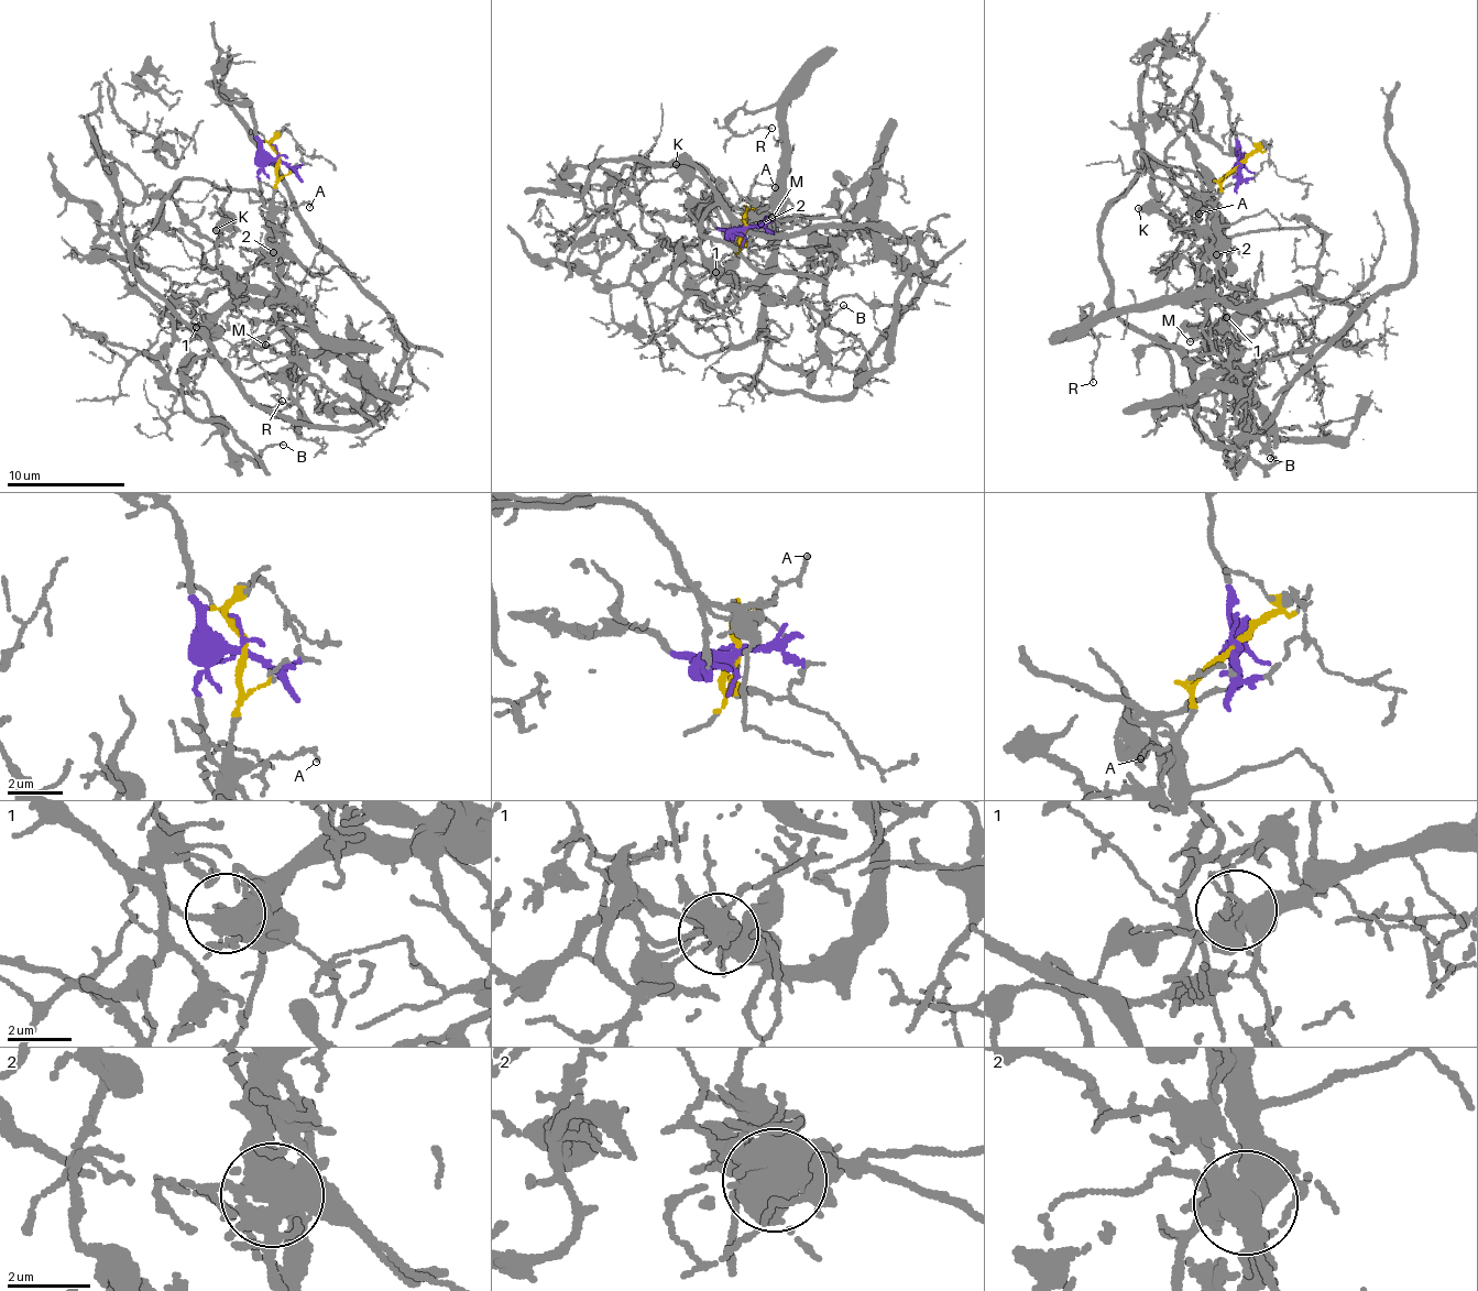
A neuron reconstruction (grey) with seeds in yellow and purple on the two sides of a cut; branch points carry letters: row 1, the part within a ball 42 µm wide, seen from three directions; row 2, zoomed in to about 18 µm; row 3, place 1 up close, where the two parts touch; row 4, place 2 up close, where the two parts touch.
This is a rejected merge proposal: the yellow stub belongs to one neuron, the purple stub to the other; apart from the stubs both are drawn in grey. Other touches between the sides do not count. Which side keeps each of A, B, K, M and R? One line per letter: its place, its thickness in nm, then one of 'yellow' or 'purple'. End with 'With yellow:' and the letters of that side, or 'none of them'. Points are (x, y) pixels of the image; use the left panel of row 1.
A: at (309, 207); 80 nm thick; yellow
B: at (283, 445); 100 nm thick; purple
K: at (216, 230); 500 nm thick; purple
M: at (265, 345); 110 nm thick; purple
R: at (282, 401); 100 nm thick; yellow
With yellow: A, R

